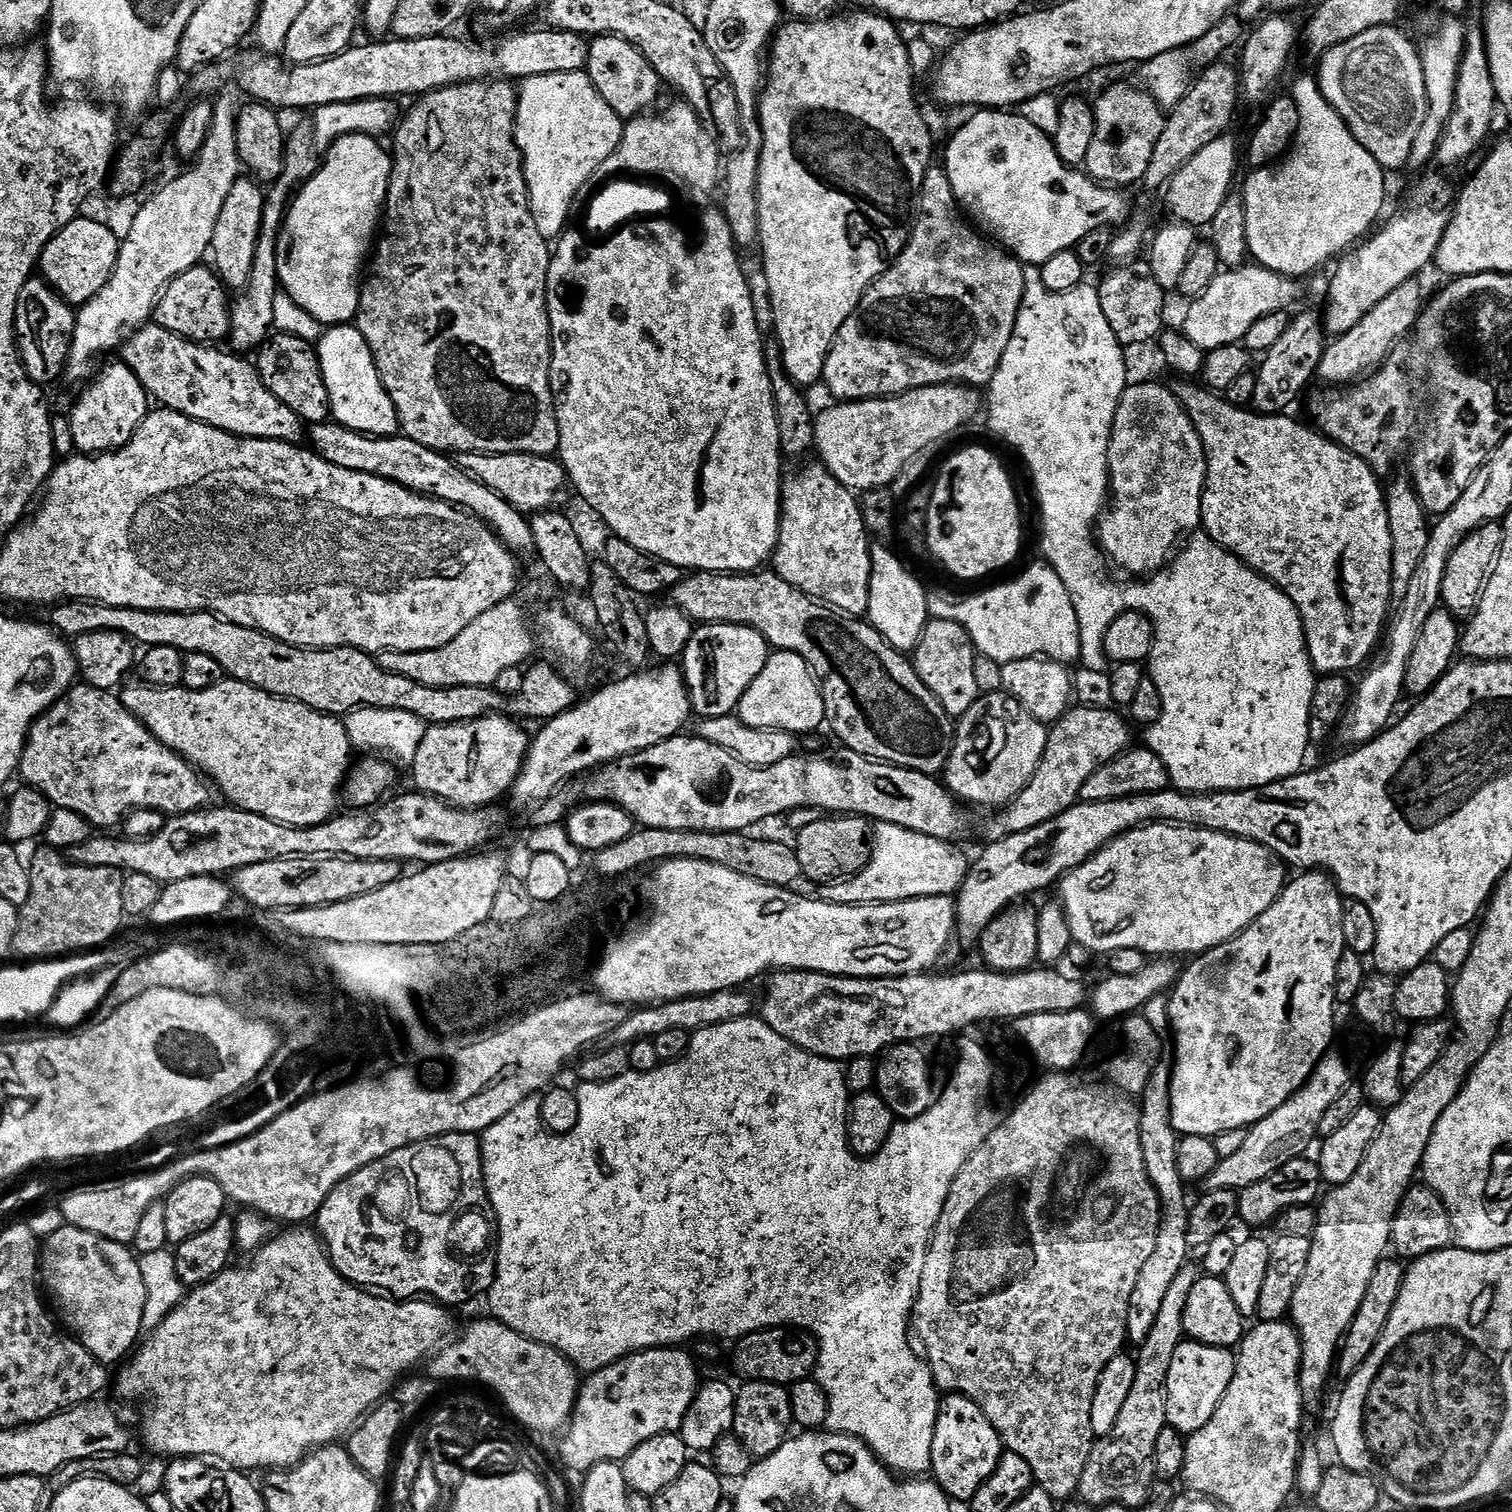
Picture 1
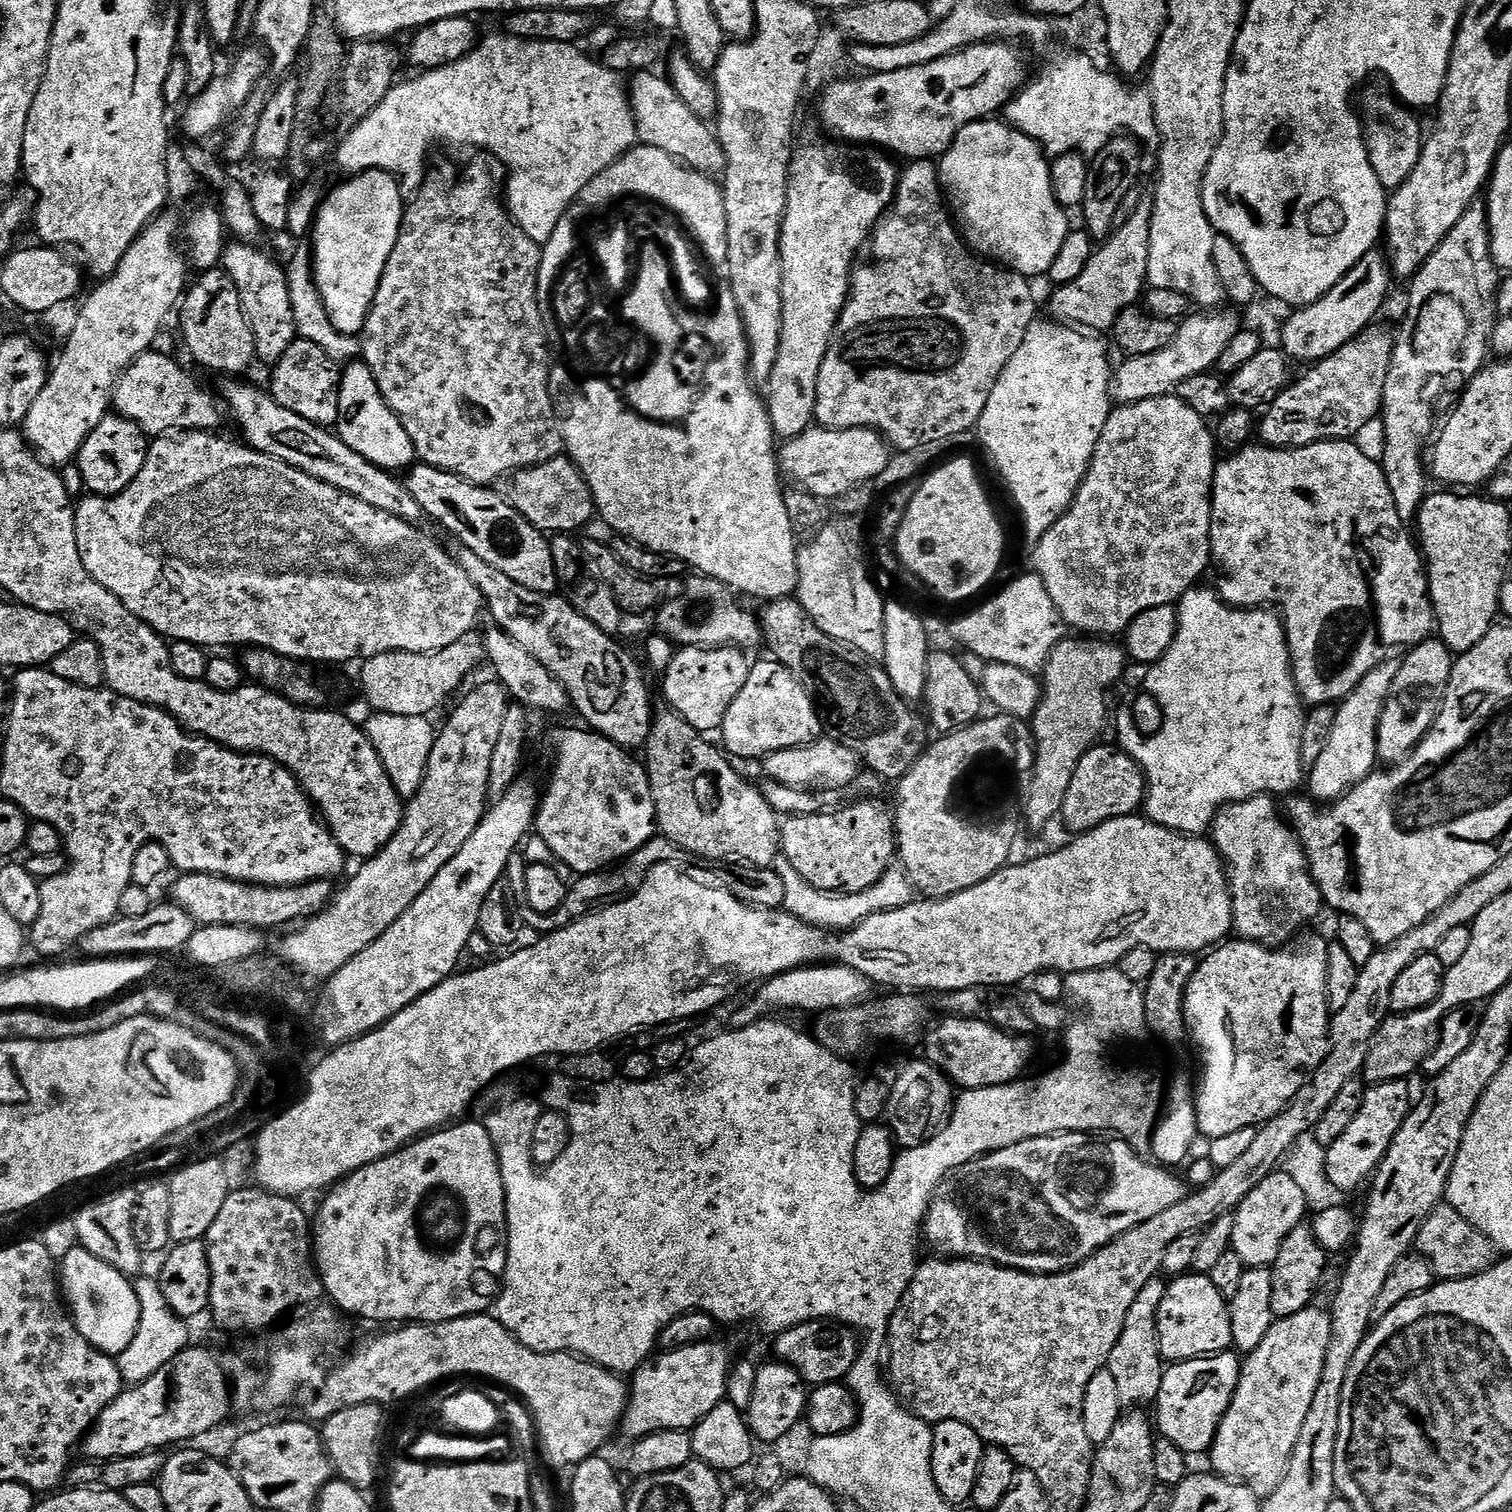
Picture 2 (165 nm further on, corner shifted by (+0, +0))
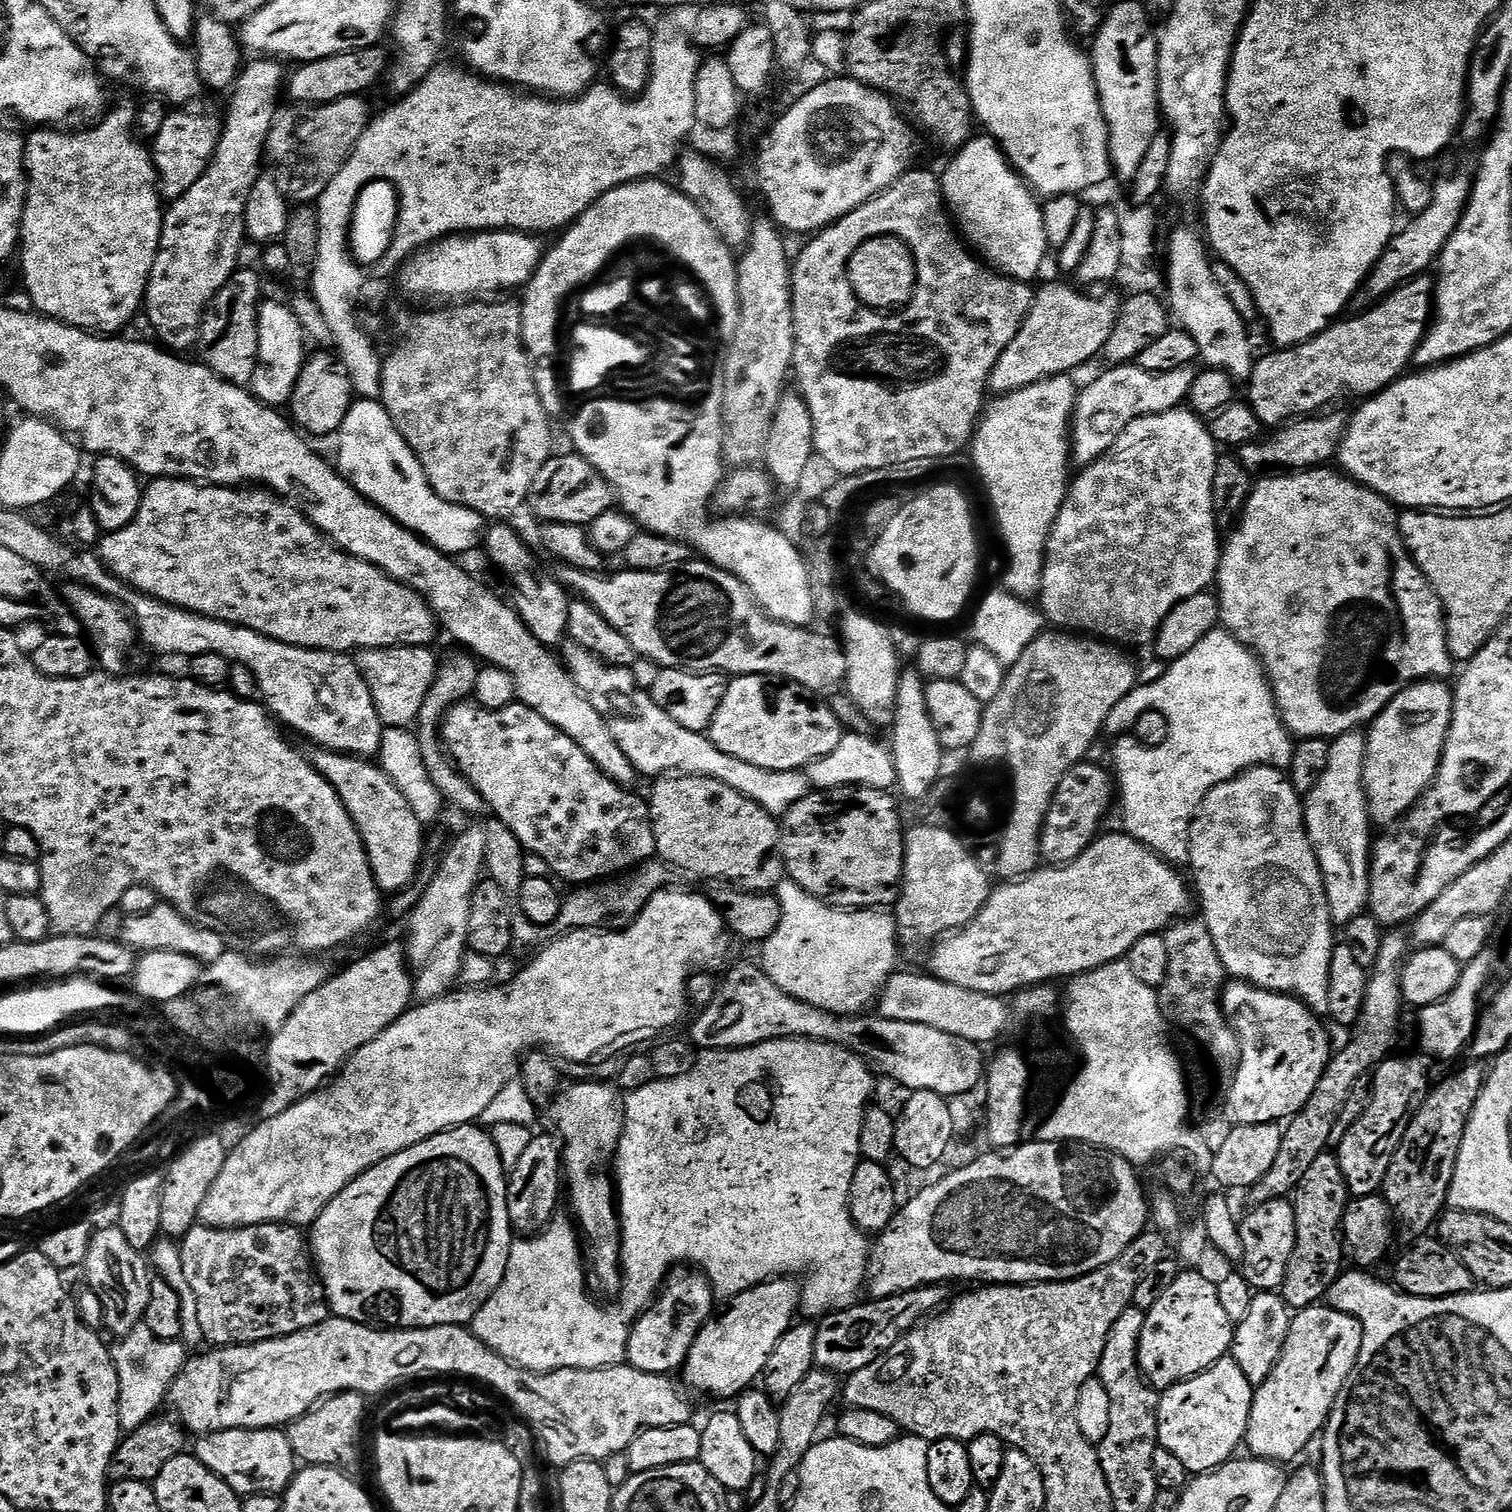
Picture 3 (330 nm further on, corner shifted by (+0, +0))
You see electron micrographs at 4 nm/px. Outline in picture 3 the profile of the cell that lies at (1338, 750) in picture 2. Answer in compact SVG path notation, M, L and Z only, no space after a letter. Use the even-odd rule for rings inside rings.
M1357 730L1335 737L1330 743L1330 759L1322 774L1318 786L1309 792L1303 801L1304 825L1308 827L1308 836L1312 840L1312 849L1320 863L1320 872L1324 875L1324 889L1328 895L1328 908L1332 912L1332 923L1336 926L1348 924L1365 911L1368 902L1368 877L1370 875L1370 849L1374 844L1374 835L1368 829L1368 799L1364 793L1364 759L1368 745L1365 733Z

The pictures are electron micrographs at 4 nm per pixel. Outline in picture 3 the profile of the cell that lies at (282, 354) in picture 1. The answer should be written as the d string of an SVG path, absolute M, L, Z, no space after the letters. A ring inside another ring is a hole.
M316 350L313 356L311 353L302 366L302 374L298 374L298 382L290 401L290 416L295 427L303 430L309 437L339 433L353 402L352 383L339 359L328 350Z

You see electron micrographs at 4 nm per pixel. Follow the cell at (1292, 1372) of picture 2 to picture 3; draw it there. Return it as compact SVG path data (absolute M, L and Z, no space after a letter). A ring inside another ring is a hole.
M1327 1306L1301 1308L1293 1315L1290 1334L1286 1334L1286 1346L1278 1358L1278 1366L1265 1384L1255 1389L1250 1410L1250 1422L1246 1448L1258 1460L1285 1462L1303 1454L1308 1443L1319 1437L1328 1423L1338 1394L1344 1389L1362 1350L1362 1326L1356 1317Z

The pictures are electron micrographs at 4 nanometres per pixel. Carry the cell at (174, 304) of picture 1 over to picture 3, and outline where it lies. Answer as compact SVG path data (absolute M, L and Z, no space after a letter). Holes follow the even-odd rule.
M241 267L218 290L218 294L208 303L204 311L204 321L200 327L199 351L204 351L203 363L214 374L226 382L241 386L251 385L256 369L258 354L258 316L262 303L260 296L260 276L252 268Z

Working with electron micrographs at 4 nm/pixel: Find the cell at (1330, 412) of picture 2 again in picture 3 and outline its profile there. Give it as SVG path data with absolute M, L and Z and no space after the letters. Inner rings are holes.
M1316 418L1294 420L1268 434L1272 436L1265 435L1255 444L1242 446L1238 449L1238 458L1242 466L1252 477L1260 478L1277 470L1307 470L1335 461L1340 450L1338 428L1336 432L1336 424L1332 420L1326 421L1325 424L1319 424L1318 421Z

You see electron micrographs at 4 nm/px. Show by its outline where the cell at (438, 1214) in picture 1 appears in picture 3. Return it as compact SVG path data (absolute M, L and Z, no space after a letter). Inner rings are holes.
M463 1124L461 1128L447 1128L445 1132L440 1132L437 1136L426 1138L422 1142L418 1142L414 1146L410 1146L406 1150L402 1150L398 1154L386 1158L382 1162L378 1162L370 1170L366 1170L354 1182L350 1182L350 1186L346 1186L346 1190L342 1190L342 1194L335 1196L326 1206L326 1210L322 1210L322 1214L318 1214L318 1218L310 1225L310 1251L314 1257L314 1267L318 1273L318 1279L324 1285L324 1294L328 1297L328 1307L339 1319L353 1320L359 1324L367 1324L369 1326L379 1326L385 1330L395 1330L397 1328L433 1328L434 1326L446 1326L447 1324L471 1325L472 1319L478 1314L478 1310L482 1310L482 1306L492 1297L494 1290L498 1290L498 1286L502 1286L502 1278L506 1274L506 1262L510 1258L510 1250L514 1243L514 1229L510 1222L510 1214L508 1213L508 1186L510 1180L506 1172L504 1176L504 1164L500 1161L500 1152L496 1149L495 1142L487 1134L489 1135L483 1127L473 1126L472 1124Z

